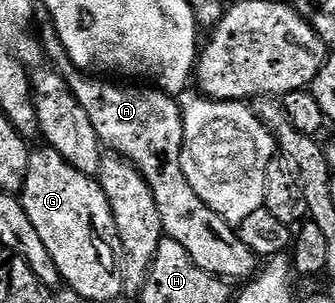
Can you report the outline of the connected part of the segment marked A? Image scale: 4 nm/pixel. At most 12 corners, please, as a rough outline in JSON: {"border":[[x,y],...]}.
{"border":[[43,46],[108,151],[134,164],[164,235],[216,278],[256,254],[181,168],[182,105],[79,70]]}

